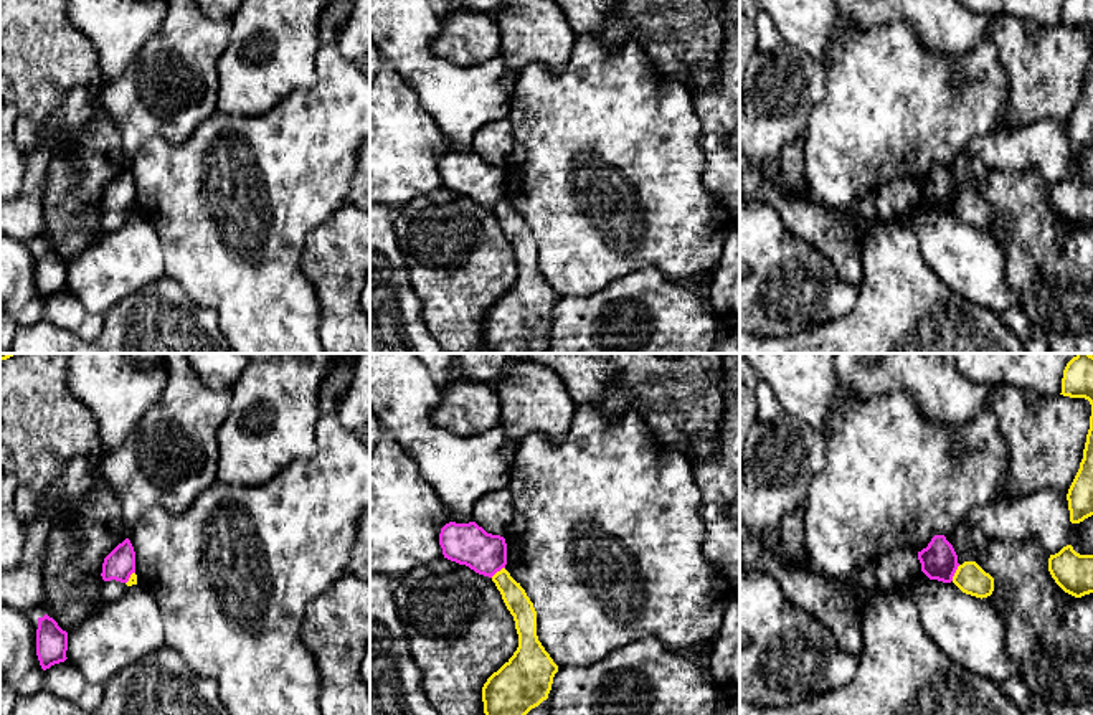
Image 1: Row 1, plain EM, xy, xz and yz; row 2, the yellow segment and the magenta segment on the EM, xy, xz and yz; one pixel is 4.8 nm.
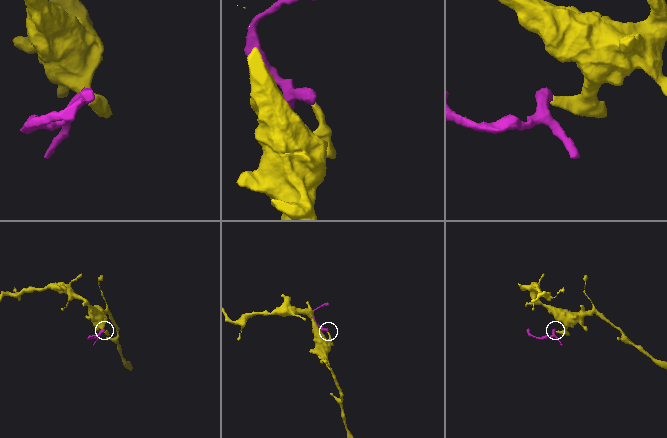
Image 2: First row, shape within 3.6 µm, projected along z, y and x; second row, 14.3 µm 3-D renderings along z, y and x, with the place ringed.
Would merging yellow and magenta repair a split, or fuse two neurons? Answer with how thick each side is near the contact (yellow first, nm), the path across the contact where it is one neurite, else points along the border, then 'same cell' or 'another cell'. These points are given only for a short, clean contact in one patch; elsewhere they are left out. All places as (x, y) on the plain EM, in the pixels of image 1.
150/180 nm | along yz (960, 195), (951, 210) | another cell

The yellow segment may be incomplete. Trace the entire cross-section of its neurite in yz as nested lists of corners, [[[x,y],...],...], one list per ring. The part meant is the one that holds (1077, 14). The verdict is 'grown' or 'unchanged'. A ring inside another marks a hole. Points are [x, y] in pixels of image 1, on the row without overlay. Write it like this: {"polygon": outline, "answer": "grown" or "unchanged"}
{"polygon": [[[1063,0],[1060,25],[1085,28],[1091,35],[1083,89],[1067,124],[1070,152],[1080,154],[1093,145],[1093,0]]], "answer": "unchanged"}

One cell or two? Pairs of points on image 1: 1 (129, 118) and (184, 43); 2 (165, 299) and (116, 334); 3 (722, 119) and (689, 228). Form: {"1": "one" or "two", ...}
{"1": "one", "2": "one", "3": "two"}

